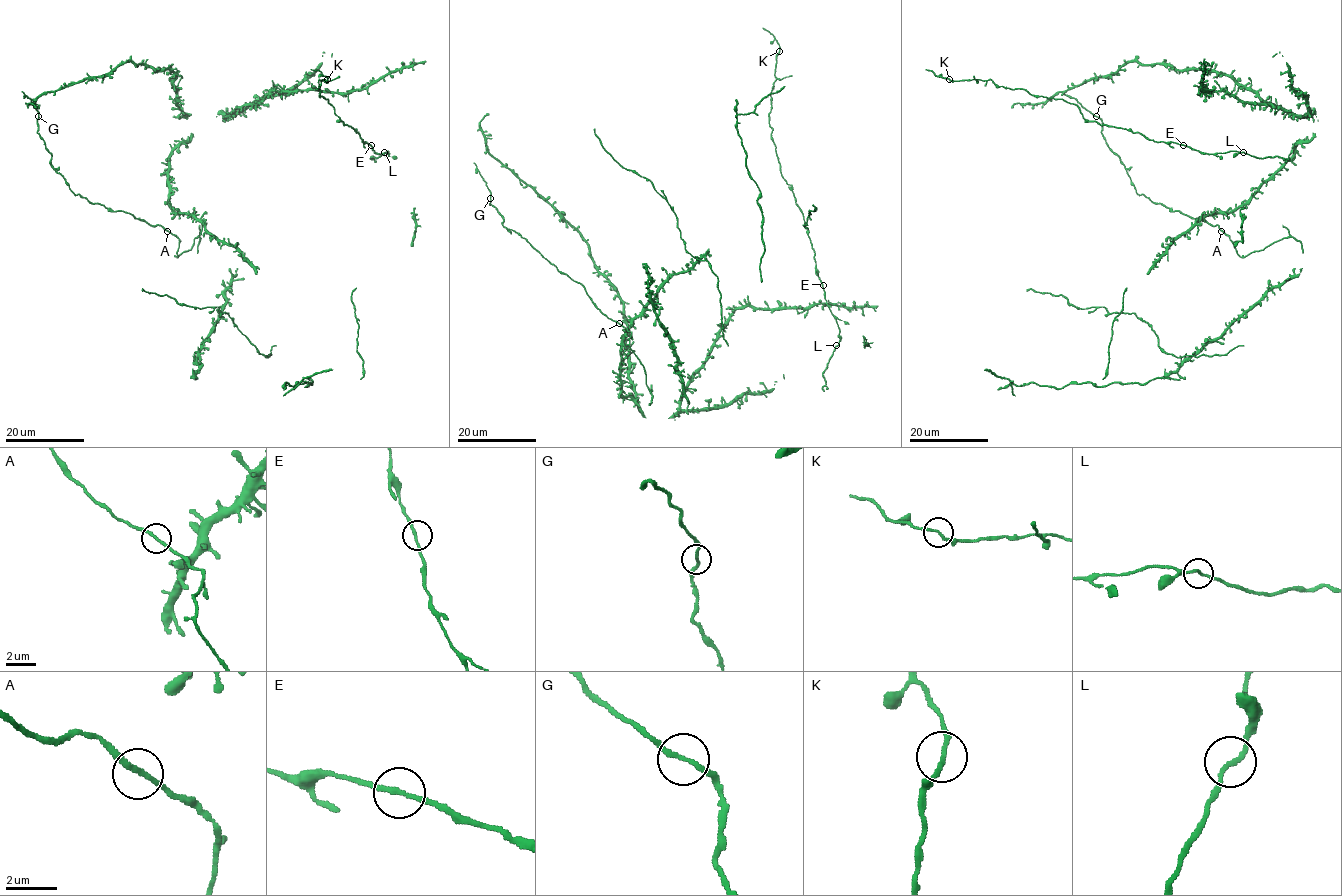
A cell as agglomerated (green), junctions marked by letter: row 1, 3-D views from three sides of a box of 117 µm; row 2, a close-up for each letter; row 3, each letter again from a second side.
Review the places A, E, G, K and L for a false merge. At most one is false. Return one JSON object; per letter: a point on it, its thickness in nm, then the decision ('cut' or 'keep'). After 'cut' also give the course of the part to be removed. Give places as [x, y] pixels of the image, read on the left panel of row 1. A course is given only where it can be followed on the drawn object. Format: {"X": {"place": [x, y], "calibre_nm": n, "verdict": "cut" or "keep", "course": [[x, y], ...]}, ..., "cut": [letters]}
{"A": {"place": [167, 231], "calibre_nm": 180, "verdict": "keep"}, "E": {"place": [371, 145], "calibre_nm": 180, "verdict": "keep"}, "G": {"place": [38, 116], "calibre_nm": 170, "verdict": "keep"}, "K": {"place": [327, 79], "calibre_nm": 160, "verdict": "keep"}, "L": {"place": [384, 152], "calibre_nm": 170, "verdict": "keep"}, "cut": []}

